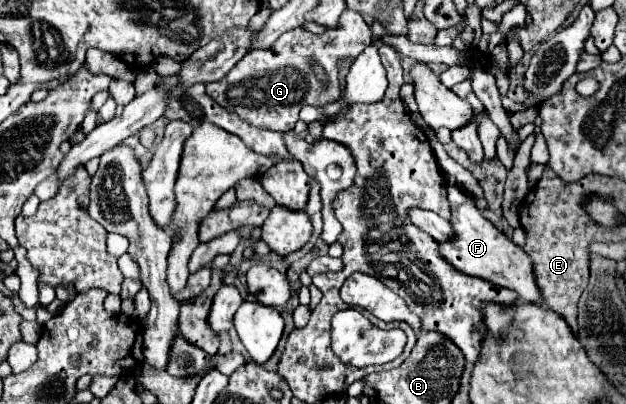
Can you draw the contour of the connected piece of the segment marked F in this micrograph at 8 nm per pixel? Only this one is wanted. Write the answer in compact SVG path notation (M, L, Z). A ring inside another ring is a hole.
M448 186L448 200L452 208L450 222L456 230L456 240L440 244L442 256L464 274L478 276L482 280L488 280L504 288L512 288L514 292L518 292L518 296L524 302L542 304L542 294L538 290L538 284L534 282L534 268L532 268L530 256L520 246L516 246L510 238L506 238L494 224L482 218L472 198L462 190L458 190L458 186Z

